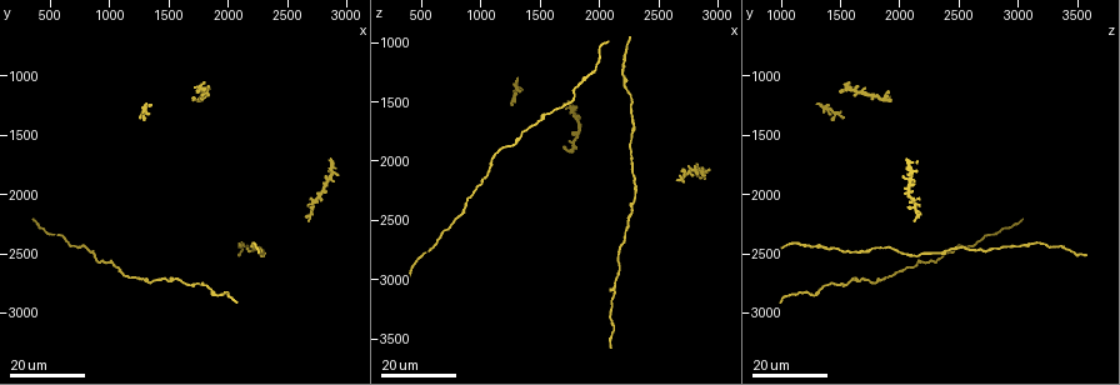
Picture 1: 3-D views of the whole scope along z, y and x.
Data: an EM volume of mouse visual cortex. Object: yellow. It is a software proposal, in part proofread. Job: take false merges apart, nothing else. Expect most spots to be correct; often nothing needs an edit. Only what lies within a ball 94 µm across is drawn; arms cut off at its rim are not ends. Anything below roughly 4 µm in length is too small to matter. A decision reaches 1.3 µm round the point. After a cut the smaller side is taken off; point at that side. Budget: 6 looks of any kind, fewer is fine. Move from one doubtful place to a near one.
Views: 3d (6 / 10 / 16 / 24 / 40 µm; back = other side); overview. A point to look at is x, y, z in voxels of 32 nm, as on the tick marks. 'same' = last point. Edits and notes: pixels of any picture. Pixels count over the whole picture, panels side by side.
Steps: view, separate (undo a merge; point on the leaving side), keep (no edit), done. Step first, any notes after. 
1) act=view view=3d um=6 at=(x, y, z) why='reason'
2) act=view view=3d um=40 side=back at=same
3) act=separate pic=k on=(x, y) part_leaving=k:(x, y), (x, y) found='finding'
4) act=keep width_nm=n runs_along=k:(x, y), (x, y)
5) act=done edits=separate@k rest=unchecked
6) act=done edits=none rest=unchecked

act=view view=3d um=24 at=(1500, 2740, 1640)

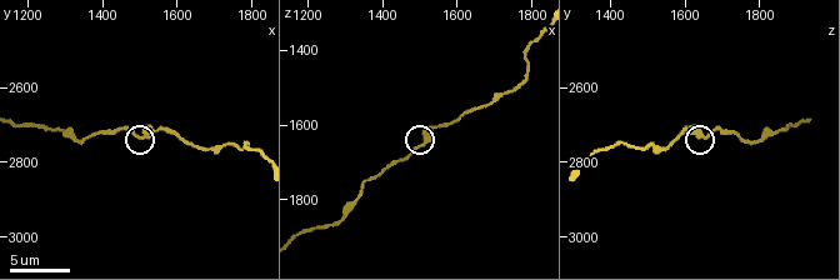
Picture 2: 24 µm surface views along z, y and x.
act=view view=3d um=6 at=(1510, 2720, 1650)

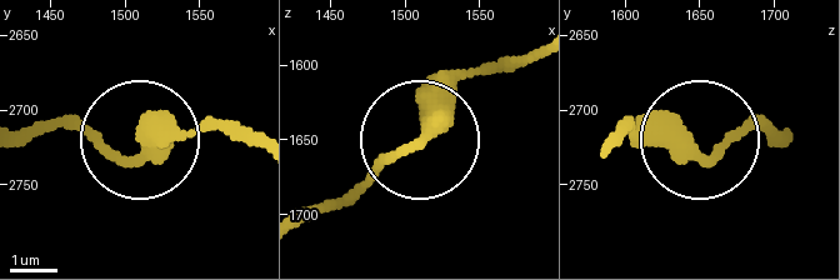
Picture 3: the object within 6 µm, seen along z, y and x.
act=keep runs_along=3:(253, 140), (169, 125), (121, 156), (66, 125) found='one neuron here'

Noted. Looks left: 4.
act=view view=3d um=16 at=(2020, 2820, 1160)

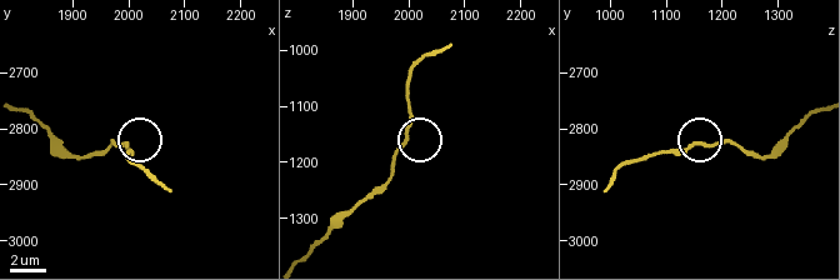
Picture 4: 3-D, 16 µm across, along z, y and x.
act=view view=3d um=10 at=(1990, 2825, 1170) why='closer look'

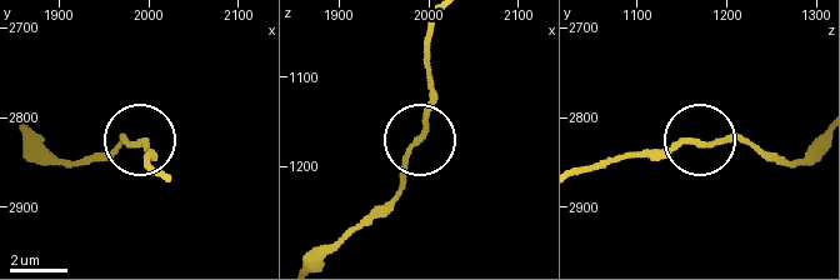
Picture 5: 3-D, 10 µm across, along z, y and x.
act=view view=3d um=6 at=(1990, 2830, 1160)

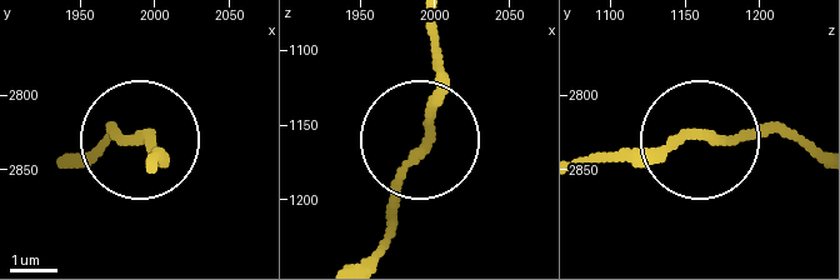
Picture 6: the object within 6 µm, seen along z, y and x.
act=keep found='one neuron here'

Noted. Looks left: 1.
act=done edits=none rest=unchecked

